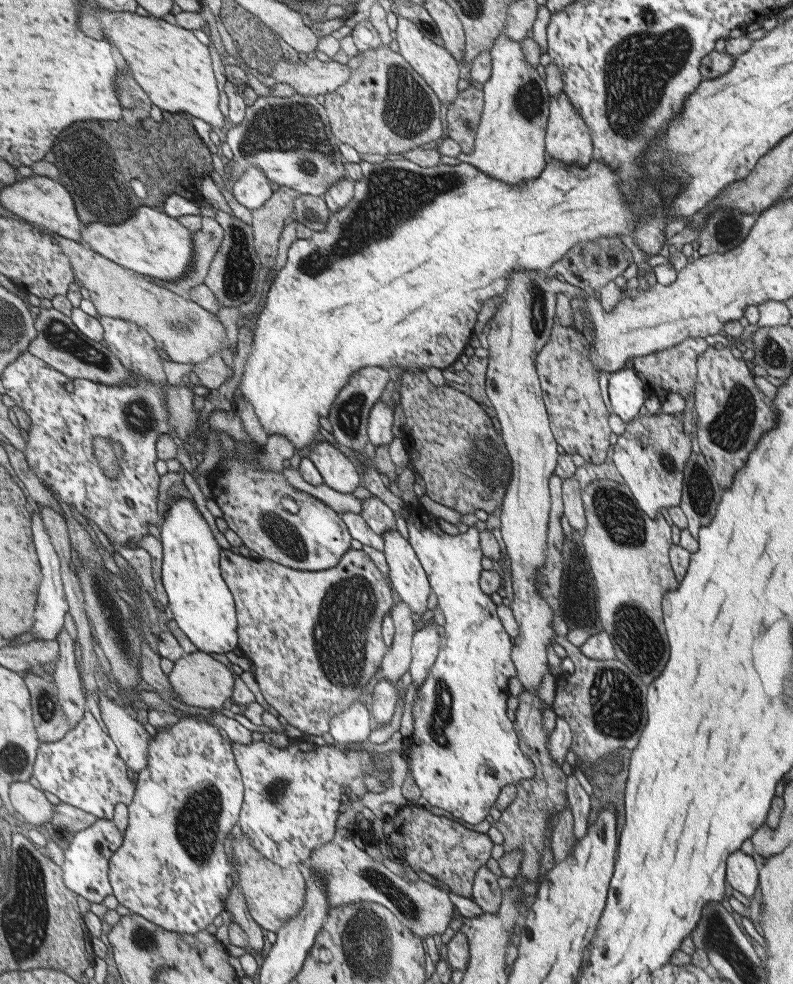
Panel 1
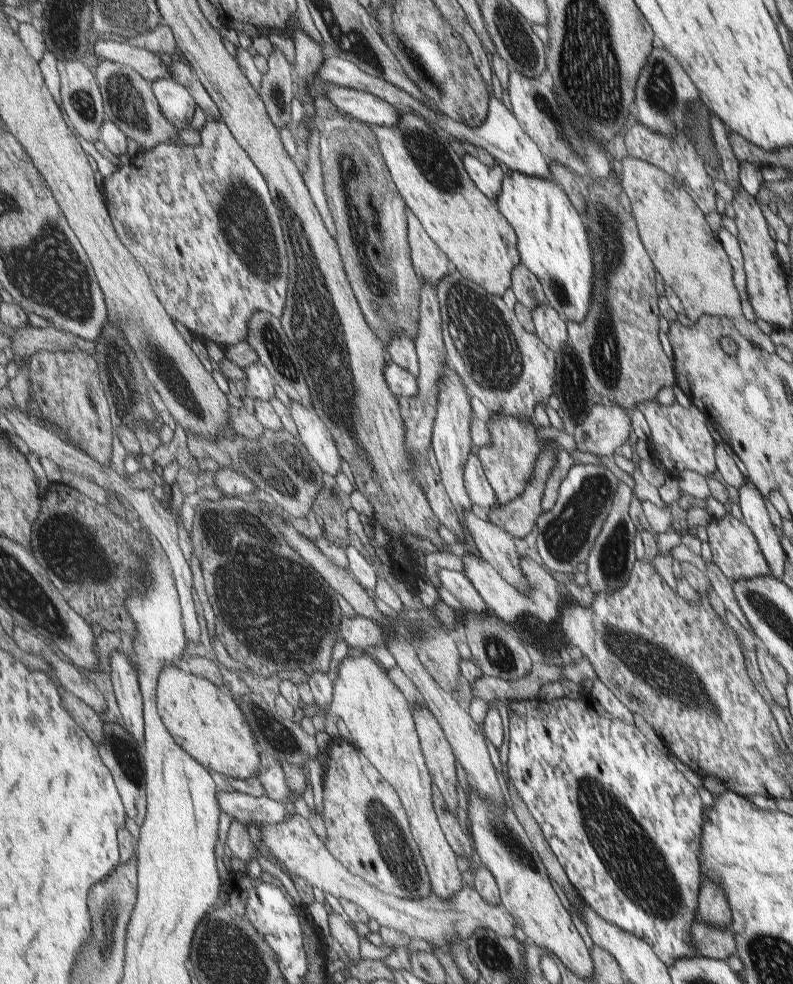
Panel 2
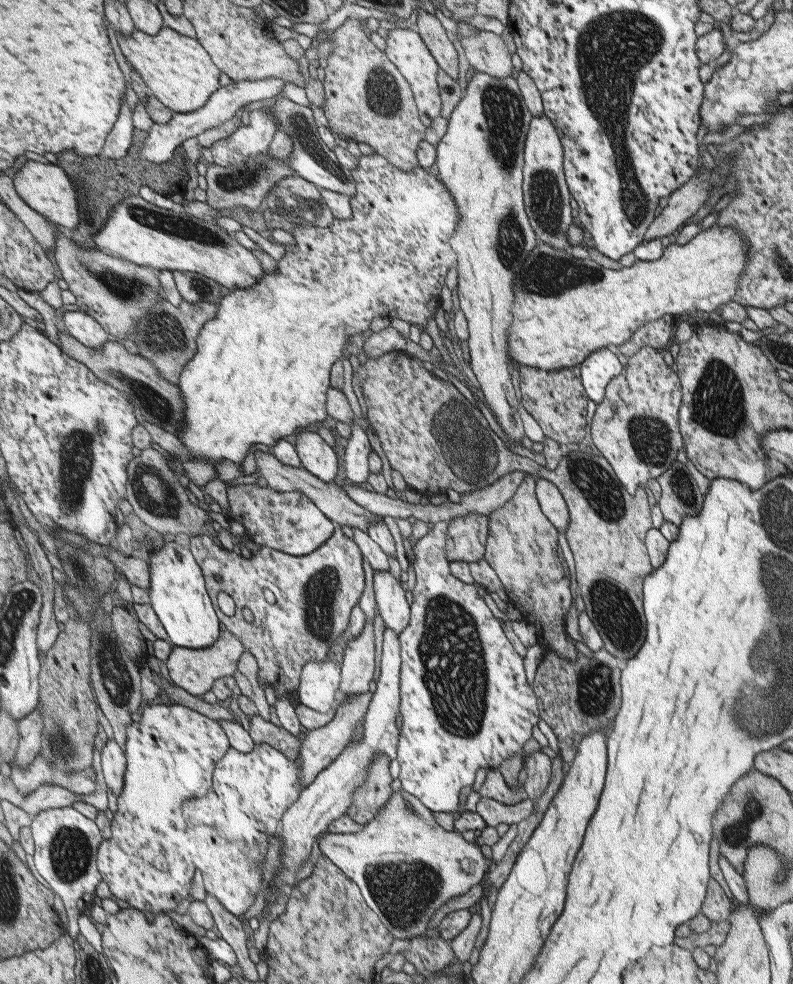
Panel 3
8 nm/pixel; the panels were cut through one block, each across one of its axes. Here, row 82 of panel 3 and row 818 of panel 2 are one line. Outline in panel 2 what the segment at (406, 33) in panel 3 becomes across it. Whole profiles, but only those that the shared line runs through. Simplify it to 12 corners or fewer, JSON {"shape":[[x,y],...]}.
{"shape":[[367,651],[330,709],[397,791],[433,893],[461,891],[408,702]]}

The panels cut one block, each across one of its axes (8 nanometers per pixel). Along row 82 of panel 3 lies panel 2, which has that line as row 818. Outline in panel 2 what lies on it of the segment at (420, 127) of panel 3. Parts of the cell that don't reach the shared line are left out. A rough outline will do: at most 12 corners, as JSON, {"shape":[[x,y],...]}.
{"shape":[[334,737],[326,846],[399,898],[433,893],[397,791]]}

